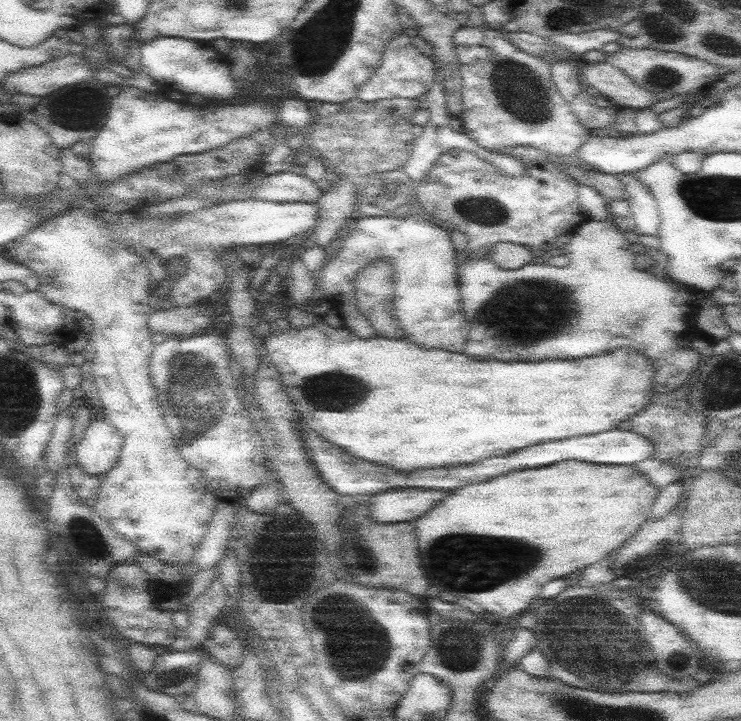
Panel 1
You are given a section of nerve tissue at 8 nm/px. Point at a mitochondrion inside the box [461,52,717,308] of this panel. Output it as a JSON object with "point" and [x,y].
{"point":[520,91]}

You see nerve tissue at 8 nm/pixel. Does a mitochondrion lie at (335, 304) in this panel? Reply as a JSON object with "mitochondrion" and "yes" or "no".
{"mitochondrion":"no"}

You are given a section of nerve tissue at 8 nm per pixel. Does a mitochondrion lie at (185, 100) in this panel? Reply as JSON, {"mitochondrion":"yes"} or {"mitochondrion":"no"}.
{"mitochondrion":"no"}

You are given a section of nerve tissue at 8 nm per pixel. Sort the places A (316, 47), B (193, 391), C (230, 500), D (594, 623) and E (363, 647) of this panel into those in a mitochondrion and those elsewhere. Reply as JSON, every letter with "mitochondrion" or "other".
{"A":"mitochondrion","B":"mitochondrion","C":"other","D":"mitochondrion","E":"mitochondrion"}

